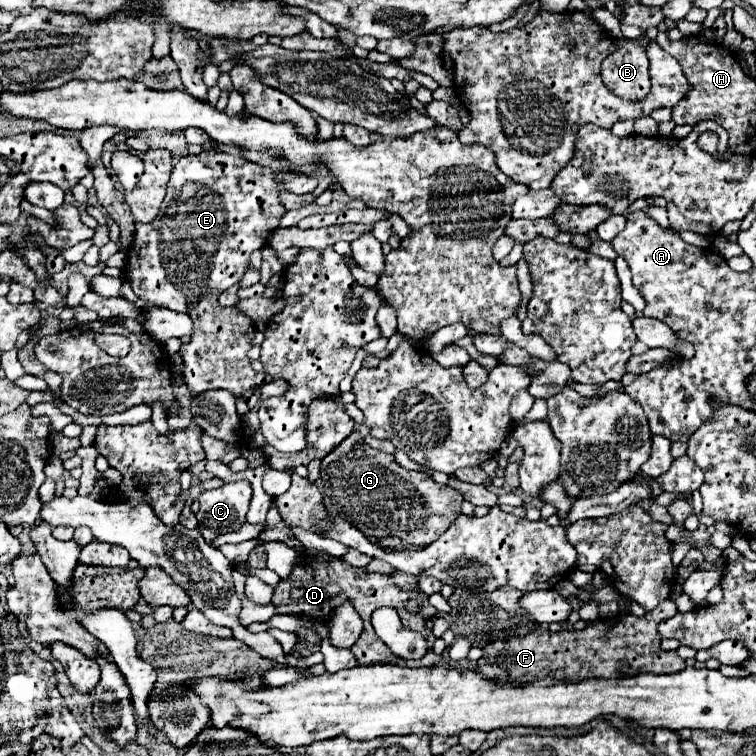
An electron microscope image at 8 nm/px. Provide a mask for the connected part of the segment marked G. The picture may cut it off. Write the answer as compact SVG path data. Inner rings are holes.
M350 434L336 450L322 458L316 486L326 508L348 520L370 538L398 536L406 544L428 546L462 514L462 494L450 486L436 484L430 476L408 472L394 462L392 454L370 448L360 436Z

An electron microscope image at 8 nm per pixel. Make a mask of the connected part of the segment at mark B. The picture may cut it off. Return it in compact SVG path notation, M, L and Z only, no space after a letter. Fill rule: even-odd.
M616 40L618 50L602 62L604 84L622 98L644 98L650 92L648 58L638 40Z

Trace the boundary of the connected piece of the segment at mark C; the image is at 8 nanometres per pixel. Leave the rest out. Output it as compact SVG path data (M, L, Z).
M248 480L228 482L220 488L208 490L200 496L200 532L206 542L212 542L220 534L228 534L246 524L246 512L252 498Z

